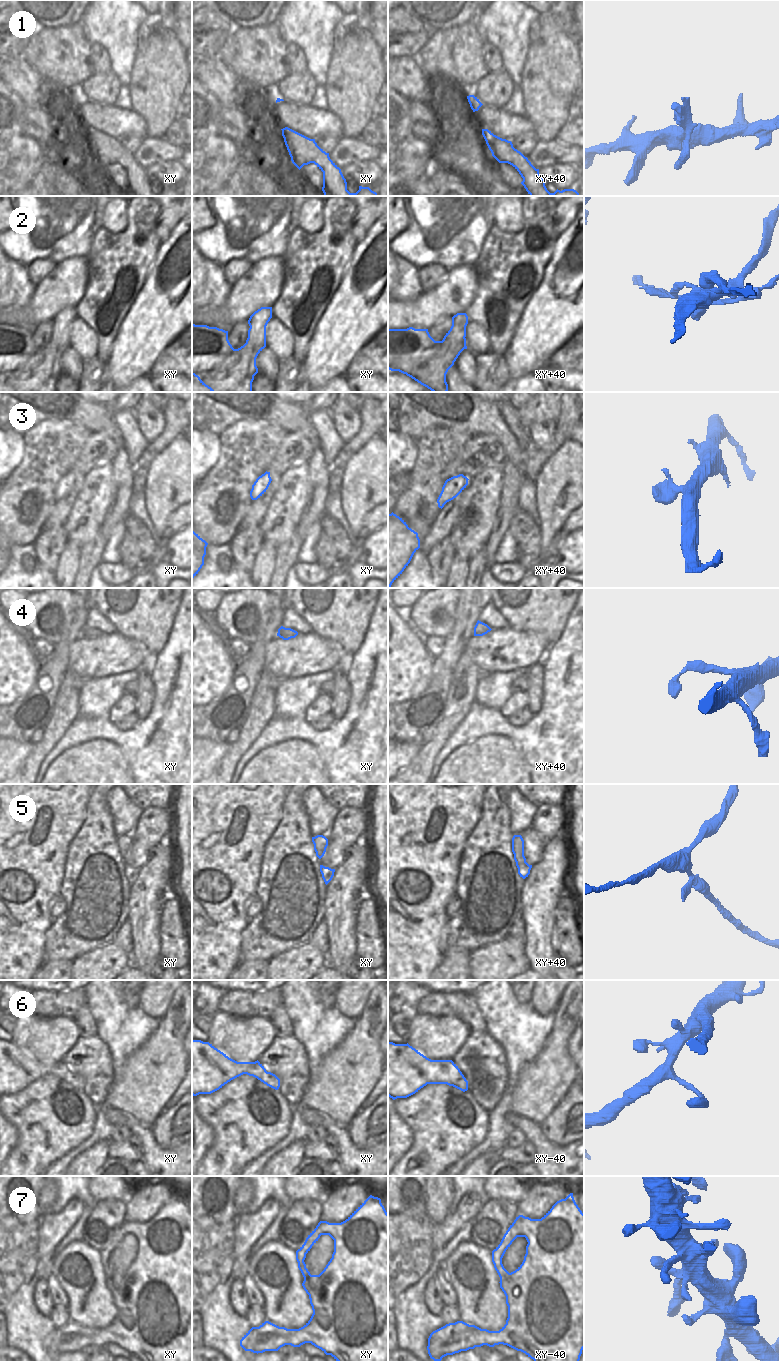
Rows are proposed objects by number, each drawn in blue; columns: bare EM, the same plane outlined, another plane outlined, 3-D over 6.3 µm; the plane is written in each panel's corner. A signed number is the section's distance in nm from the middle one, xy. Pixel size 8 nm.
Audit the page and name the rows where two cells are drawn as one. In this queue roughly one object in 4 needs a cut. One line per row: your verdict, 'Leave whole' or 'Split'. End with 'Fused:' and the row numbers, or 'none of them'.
1: Split
2: Split
3: Leave whole
4: Leave whole
5: Leave whole
6: Leave whole
7: Leave whole
Fused: 1, 2.

